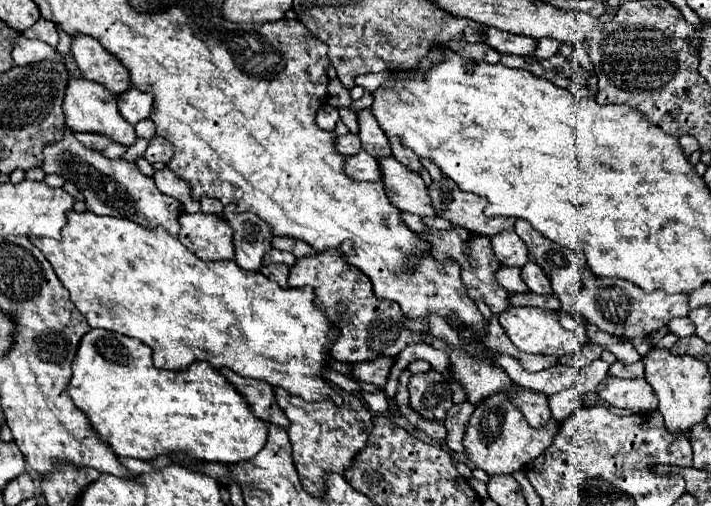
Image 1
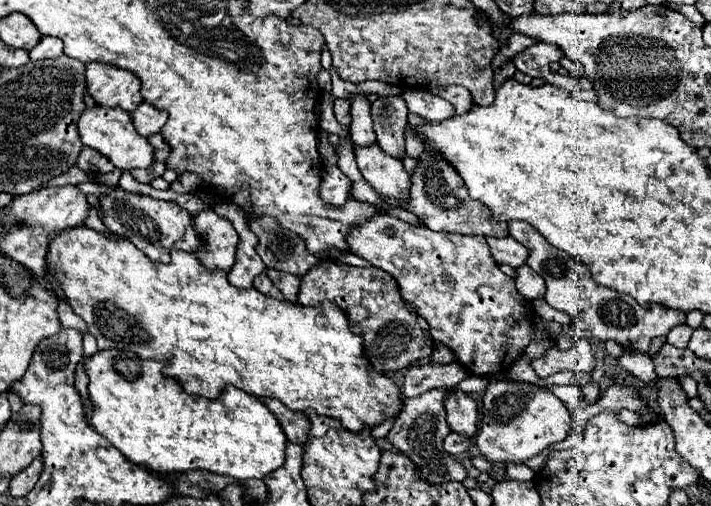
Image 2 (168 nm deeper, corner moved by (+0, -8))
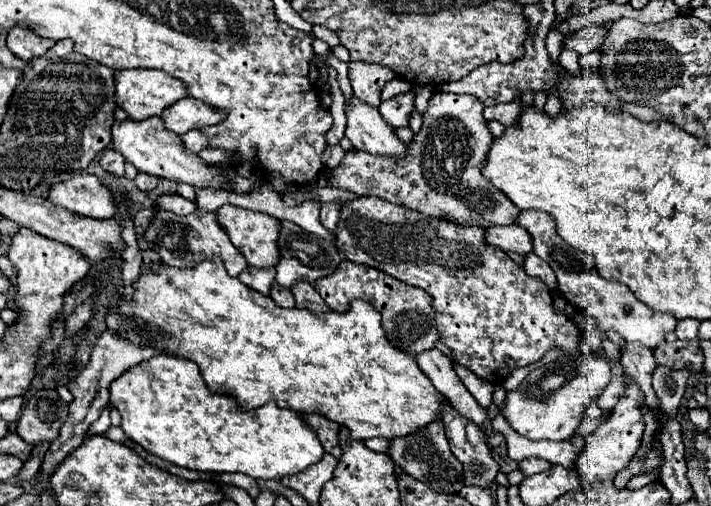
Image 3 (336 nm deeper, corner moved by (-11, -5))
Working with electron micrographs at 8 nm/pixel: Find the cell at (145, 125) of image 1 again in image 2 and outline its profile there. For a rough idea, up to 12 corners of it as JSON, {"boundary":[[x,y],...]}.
{"boundary":[[152,135],[156,159],[166,163],[170,155],[170,145],[164,137]]}

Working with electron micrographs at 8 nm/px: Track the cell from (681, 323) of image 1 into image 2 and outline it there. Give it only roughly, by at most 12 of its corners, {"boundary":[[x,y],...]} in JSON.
{"boundary":[[676,325],[668,343],[684,349],[692,337],[692,327]]}

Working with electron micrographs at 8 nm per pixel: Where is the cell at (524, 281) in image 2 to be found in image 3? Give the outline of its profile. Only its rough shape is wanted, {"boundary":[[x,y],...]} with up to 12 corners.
{"boundary":[[533,252],[525,256],[523,268],[529,276],[543,280],[557,292],[557,278],[547,262]]}

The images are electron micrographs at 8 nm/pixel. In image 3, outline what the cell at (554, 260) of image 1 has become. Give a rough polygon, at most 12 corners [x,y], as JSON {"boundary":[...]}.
{"boundary":[[549,214],[517,224],[553,268],[559,292],[601,332],[653,350],[677,318],[643,306],[557,234]]}

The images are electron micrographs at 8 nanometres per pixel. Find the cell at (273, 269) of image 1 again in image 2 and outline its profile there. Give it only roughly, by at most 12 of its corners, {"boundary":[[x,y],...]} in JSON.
{"boundary":[[265,273],[254,280],[254,288],[260,293],[284,300]]}

